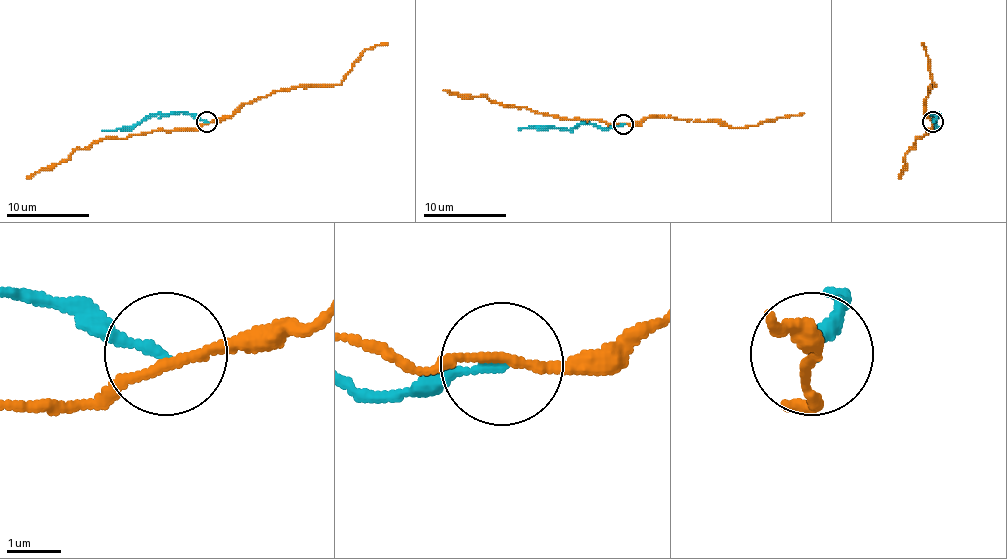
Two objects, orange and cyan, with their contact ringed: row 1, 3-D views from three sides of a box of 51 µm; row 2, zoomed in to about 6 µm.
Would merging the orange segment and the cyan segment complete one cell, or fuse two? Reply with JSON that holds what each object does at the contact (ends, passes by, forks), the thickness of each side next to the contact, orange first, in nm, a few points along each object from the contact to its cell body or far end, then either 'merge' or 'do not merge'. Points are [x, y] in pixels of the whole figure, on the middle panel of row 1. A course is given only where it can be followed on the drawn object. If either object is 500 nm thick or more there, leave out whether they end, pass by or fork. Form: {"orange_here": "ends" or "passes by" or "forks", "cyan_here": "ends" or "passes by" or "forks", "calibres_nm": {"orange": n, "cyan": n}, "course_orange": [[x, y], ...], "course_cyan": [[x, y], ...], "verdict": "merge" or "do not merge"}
{"orange_here": "passes by", "cyan_here": "ends", "calibres_nm": {"orange": 160, "cyan": 170}, "course_orange": [[622, 124], [641, 124], [650, 117], [662, 117], [725, 121], [733, 128], [756, 126], [804, 113]], "course_cyan": [[622, 124], [606, 128], [579, 124], [562, 130], [518, 130]], "verdict": "do not merge"}

